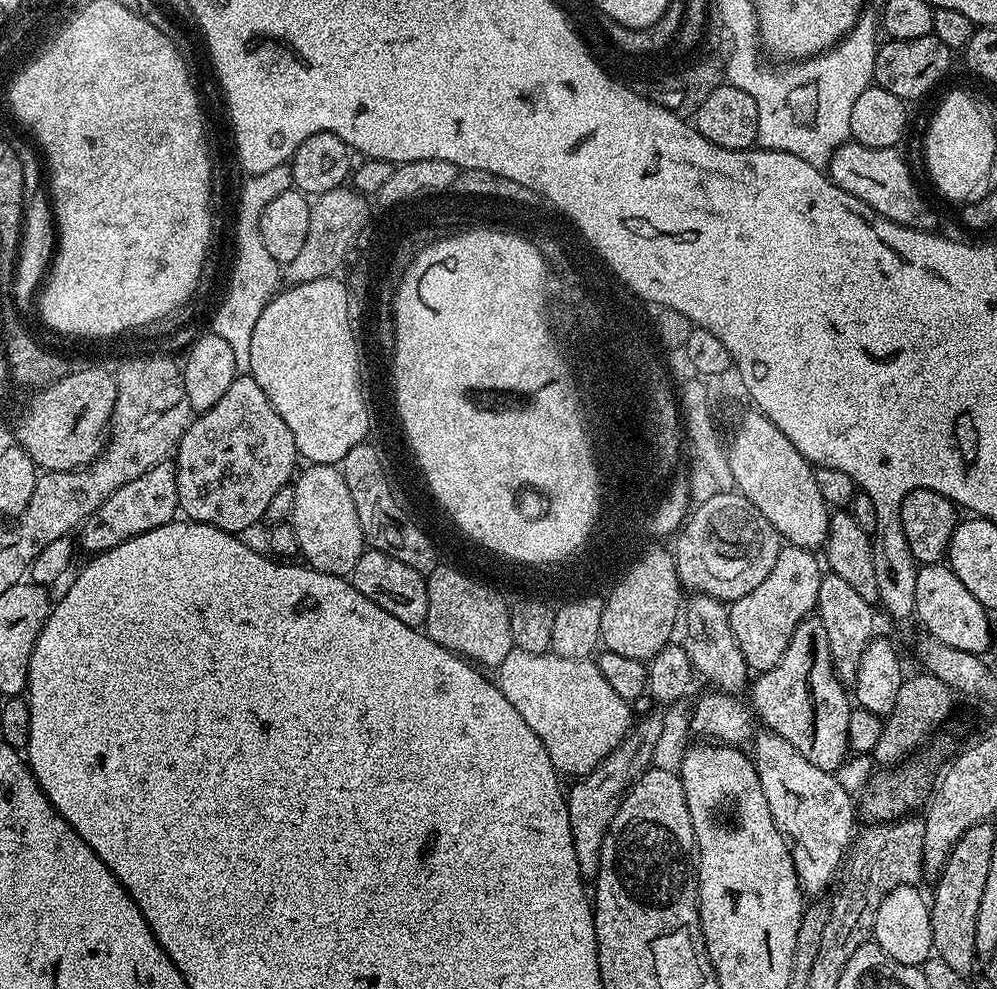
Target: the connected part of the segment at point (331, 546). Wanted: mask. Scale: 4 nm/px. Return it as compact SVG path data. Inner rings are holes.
M308 464L305 469L294 480L294 508L290 519L298 534L300 556L309 568L331 576L351 577L354 566L358 566L358 558L366 551L366 545L346 478L334 464Z

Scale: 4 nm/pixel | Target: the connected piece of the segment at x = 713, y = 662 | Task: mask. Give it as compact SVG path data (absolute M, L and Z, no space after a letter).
M689 595L682 608L682 632L683 628L688 635L686 649L693 669L699 675L701 672L712 683L709 685L713 689L729 694L740 694L744 687L744 691L749 687L750 669L746 658L742 658L742 650L734 638L725 601L716 600L713 596Z

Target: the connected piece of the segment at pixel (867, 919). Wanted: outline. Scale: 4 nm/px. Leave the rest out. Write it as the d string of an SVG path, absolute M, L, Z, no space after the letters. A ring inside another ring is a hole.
M901 818L889 820L886 824L872 824L864 833L861 831L855 837L854 847L846 864L848 877L845 878L836 901L831 901L828 918L829 922L838 924L840 934L852 932L854 950L869 943L874 930L874 918L878 918L878 906L882 906L882 898L886 898L890 890L898 890L898 886L916 886L921 883L919 880L924 876L924 821L920 818L912 819Z

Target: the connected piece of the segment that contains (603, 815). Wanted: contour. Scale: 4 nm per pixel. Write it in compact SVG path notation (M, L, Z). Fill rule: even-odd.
M629 730L619 746L591 771L588 775L577 779L572 788L569 787L566 799L570 814L571 836L574 838L574 854L577 855L579 870L586 882L595 881L601 862L601 846L606 830L617 812L625 793L634 781L648 767L653 765L656 750L646 744L634 744L634 732Z

